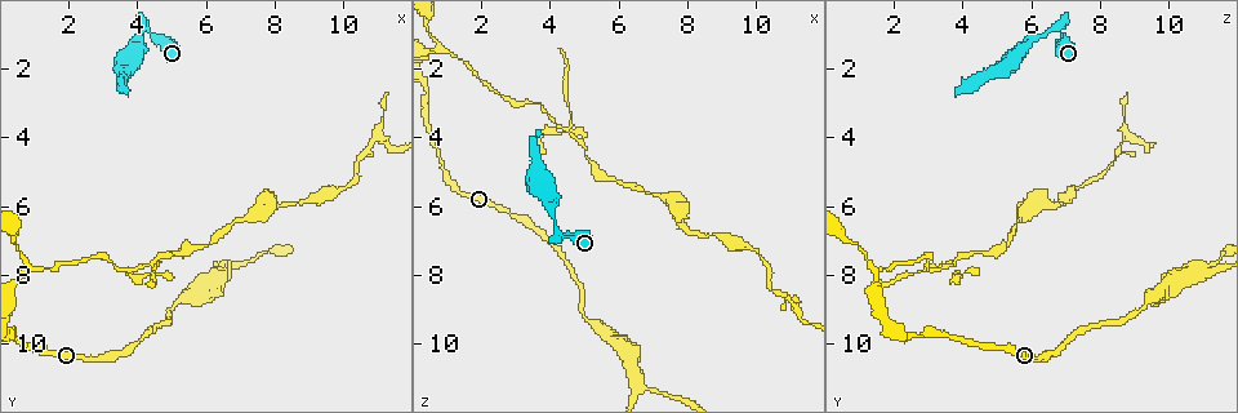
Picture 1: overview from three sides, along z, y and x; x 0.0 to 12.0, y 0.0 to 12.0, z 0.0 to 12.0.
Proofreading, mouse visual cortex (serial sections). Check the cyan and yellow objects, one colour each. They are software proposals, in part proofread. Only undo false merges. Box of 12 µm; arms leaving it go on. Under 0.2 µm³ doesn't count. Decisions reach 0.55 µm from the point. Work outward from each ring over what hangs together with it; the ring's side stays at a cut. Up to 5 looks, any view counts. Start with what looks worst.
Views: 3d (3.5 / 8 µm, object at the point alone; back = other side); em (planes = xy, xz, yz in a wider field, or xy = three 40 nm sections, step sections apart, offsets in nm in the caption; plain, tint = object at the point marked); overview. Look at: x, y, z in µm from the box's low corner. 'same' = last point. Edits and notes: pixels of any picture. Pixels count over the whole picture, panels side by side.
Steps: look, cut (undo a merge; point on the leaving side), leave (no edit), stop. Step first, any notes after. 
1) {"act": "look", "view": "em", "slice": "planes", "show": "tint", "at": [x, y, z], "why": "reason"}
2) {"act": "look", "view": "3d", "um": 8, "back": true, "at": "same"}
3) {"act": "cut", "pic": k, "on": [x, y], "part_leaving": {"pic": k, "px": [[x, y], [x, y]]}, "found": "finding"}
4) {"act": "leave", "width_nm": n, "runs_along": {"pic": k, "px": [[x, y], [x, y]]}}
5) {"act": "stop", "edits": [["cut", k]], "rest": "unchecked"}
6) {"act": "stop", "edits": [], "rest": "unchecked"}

{"act": "look", "view": "3d", "um": 8, "at": [4.2, 0.8, 6.9], "why": "abrupt turn"}

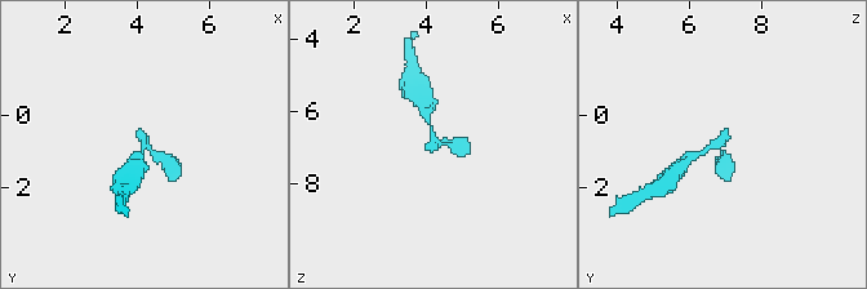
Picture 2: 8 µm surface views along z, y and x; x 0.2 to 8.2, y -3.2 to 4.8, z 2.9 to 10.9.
{"act": "look", "view": "em", "slice": "xy", "step": 3, "show": "tint", "at": [4.2, 0.8, 6.9], "why": "need the tissue"}

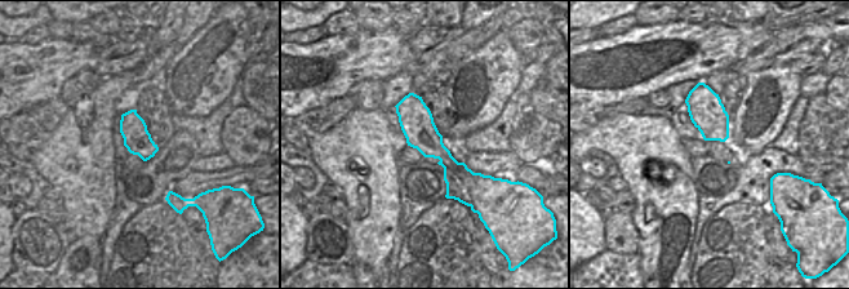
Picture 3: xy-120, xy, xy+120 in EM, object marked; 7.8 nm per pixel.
{"act": "leave", "runs_along": {"pic": 2, "px": [[462, 149], [432, 139], [426, 111]]}, "found": "continuous, no second cell"}

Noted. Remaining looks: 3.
{"act": "look", "view": "3d", "um": 3.5, "at": [0.9, 7.8, 1.4], "why": "small branch off a trunk"}

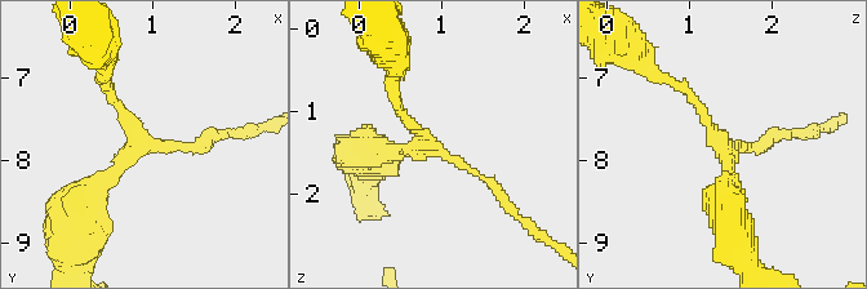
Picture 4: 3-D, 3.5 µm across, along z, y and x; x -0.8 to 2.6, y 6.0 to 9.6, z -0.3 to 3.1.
{"act": "look", "view": "em", "slice": "xy", "step": 1, "show": "tint", "at": [0.80, 7.80, 1.45], "arms": 3, "arm_widths_nm": [100, 150, 400]}

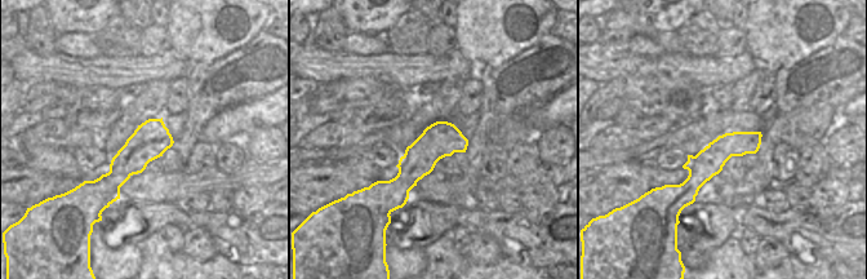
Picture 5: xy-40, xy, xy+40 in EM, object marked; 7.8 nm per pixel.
{"act": "leave", "found": "continuous, no second cell"}

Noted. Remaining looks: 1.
{"act": "stop", "edits": [], "rest": "unchecked"}

